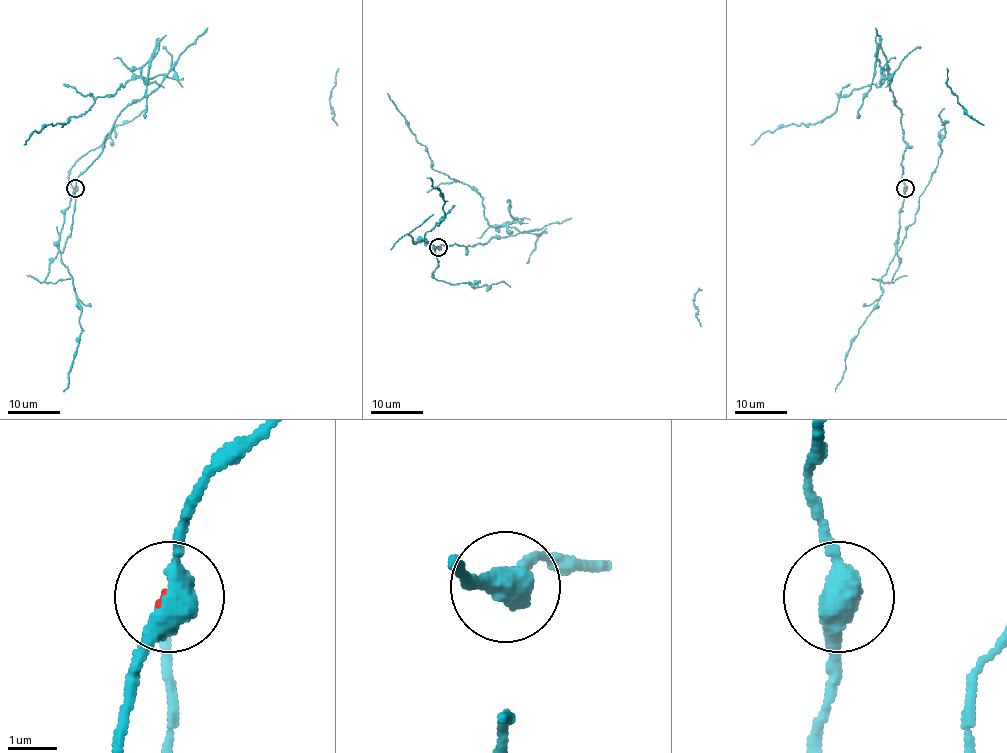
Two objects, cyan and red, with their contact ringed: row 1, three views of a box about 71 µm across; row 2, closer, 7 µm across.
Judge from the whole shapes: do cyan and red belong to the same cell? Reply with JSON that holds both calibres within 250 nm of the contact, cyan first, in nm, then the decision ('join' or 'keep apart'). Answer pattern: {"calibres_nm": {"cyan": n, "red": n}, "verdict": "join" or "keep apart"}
{"calibres_nm": {"cyan": 480, "red": 130}, "verdict": "keep apart"}

